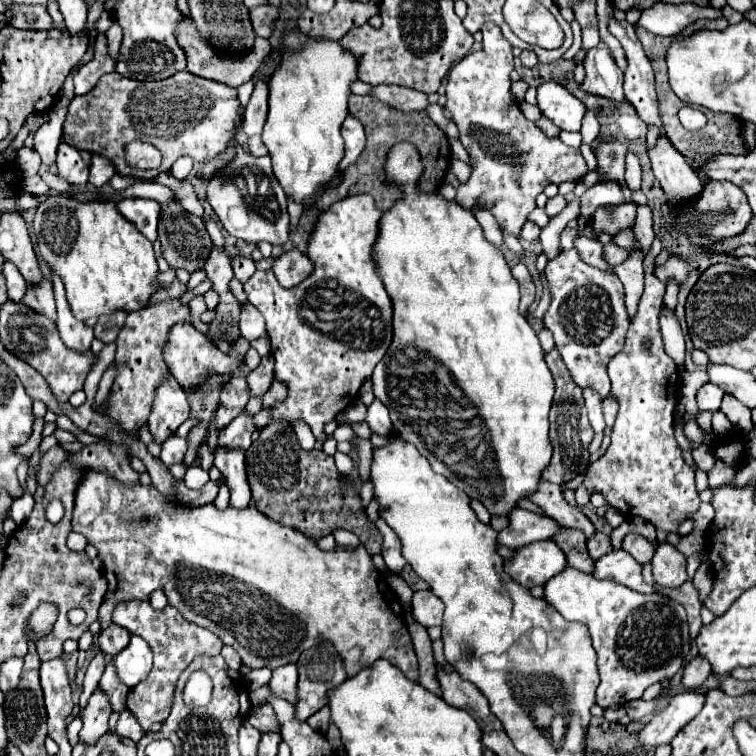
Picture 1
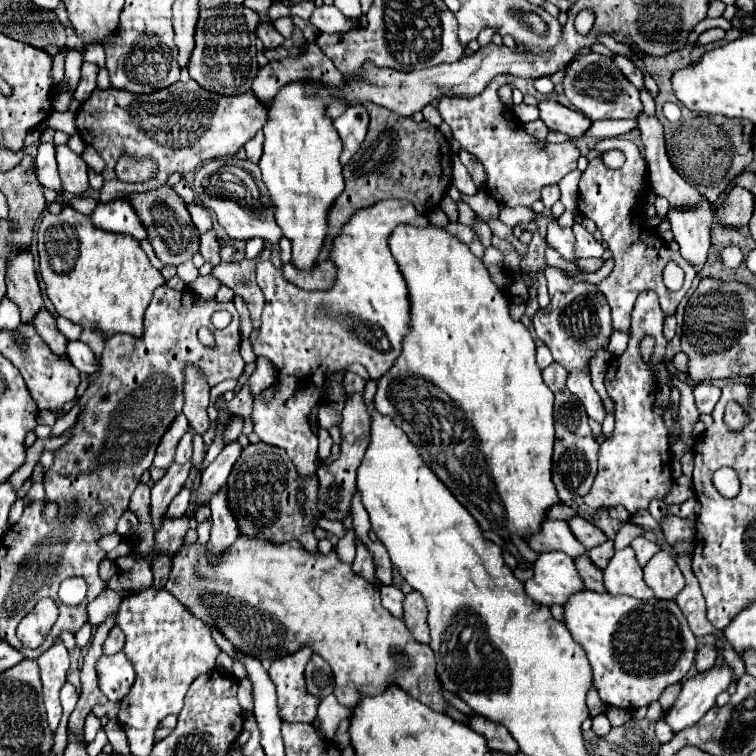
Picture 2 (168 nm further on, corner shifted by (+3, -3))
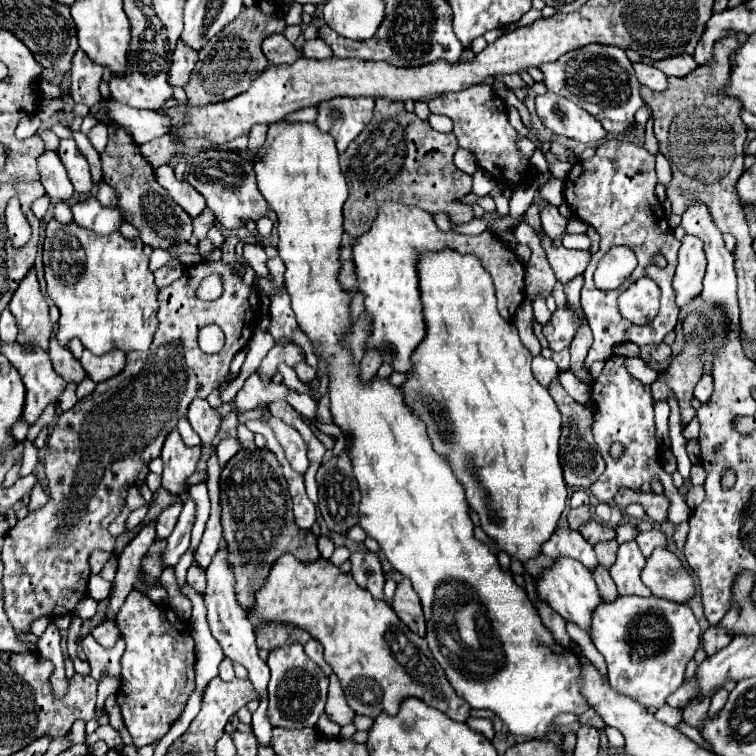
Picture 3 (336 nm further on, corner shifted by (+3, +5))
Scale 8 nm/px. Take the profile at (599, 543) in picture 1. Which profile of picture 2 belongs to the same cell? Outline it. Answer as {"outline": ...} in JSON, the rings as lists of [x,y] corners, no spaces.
{"outline":[[[608,540],[608,542],[604,542],[604,544],[596,546],[596,548],[592,548],[592,550],[588,552],[588,556],[590,556],[590,560],[592,560],[598,568],[604,570],[606,564],[610,562],[610,558],[614,556],[614,542]]]}

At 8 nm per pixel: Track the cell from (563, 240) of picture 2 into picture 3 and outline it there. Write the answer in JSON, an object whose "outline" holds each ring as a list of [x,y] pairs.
{"outline":[[[546,206],[542,212],[540,212],[540,220],[542,220],[542,230],[544,234],[550,238],[550,240],[556,240],[556,238],[562,238],[566,234],[566,224],[568,224],[568,218],[564,218],[556,206]]]}

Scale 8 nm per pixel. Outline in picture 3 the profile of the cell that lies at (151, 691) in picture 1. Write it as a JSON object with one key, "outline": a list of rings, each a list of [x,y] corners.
{"outline":[[[132,590],[116,616],[126,650],[122,656],[122,686],[118,706],[124,726],[136,746],[160,740],[178,720],[190,692],[194,690],[194,638],[174,610],[160,608],[146,594]]]}

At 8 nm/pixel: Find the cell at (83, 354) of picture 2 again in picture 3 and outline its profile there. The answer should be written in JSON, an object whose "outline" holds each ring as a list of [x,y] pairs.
{"outline":[[[84,348],[80,364],[94,382],[102,382],[124,368],[124,356],[124,352],[106,352],[104,356],[92,356],[92,352]]]}

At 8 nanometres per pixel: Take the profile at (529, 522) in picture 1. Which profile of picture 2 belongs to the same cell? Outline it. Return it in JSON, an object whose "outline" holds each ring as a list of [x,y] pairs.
{"outline":[[[548,520],[544,530],[540,530],[540,536],[532,536],[532,540],[528,540],[528,546],[538,554],[560,550],[574,560],[588,554],[588,550],[572,534],[570,526],[562,520]]]}

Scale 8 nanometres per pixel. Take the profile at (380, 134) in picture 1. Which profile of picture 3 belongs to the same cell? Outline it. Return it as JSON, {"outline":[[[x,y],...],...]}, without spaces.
{"outline":[[[378,98],[370,124],[340,154],[340,166],[350,188],[344,204],[344,230],[352,238],[362,236],[374,222],[384,200],[398,200],[432,214],[446,212],[454,224],[468,224],[474,218],[472,208],[456,200],[470,192],[472,176],[454,166],[452,156],[456,148],[452,132],[436,132],[428,120],[408,114],[402,102]]]}

